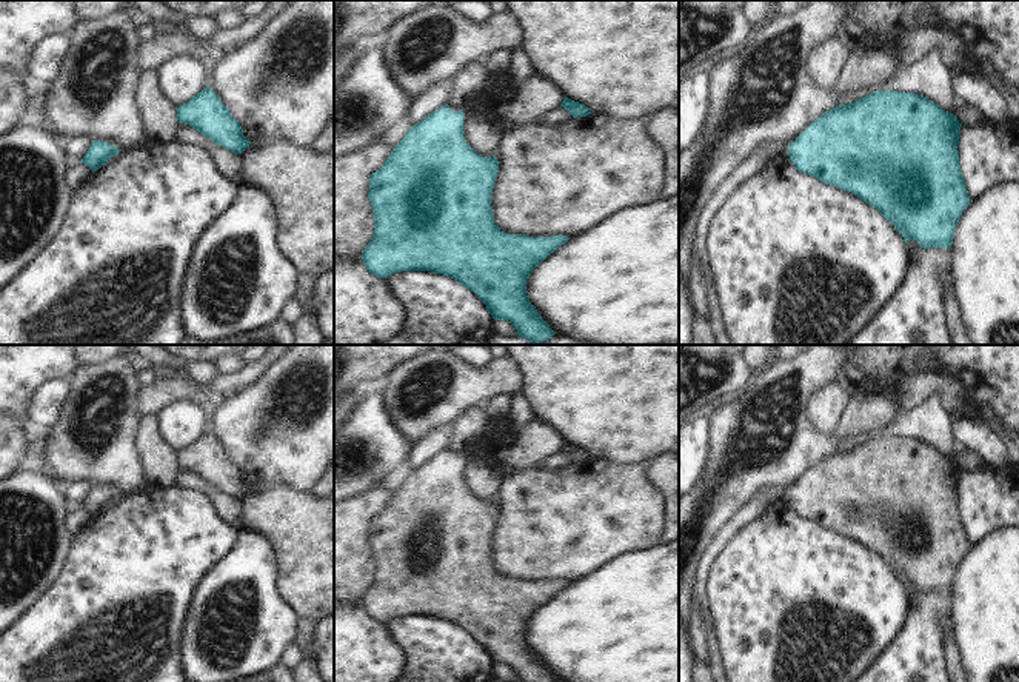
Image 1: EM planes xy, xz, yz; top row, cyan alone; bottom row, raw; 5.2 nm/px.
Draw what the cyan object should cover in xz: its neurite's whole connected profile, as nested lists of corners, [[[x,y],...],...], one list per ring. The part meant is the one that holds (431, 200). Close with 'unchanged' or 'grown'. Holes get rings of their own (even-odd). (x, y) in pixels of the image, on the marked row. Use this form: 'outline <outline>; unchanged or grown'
outline [[[448,105],[436,109],[413,125],[400,143],[393,148],[383,166],[371,174],[368,199],[374,214],[374,234],[362,251],[362,260],[365,268],[380,279],[400,271],[431,271],[451,277],[471,289],[486,305],[494,320],[511,322],[520,337],[537,345],[551,339],[554,331],[531,305],[526,296],[526,280],[533,269],[570,237],[508,234],[494,223],[491,196],[499,160],[496,155],[482,157],[466,143],[463,120],[463,111],[453,111]]]; unchanged

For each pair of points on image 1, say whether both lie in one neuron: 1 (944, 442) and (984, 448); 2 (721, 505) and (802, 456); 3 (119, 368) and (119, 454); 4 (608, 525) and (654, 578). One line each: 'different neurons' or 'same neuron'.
1: different neurons
2: same neuron
3: same neuron
4: different neurons

